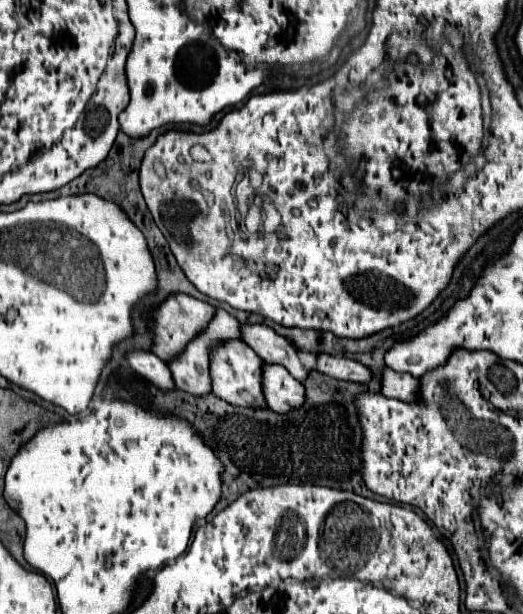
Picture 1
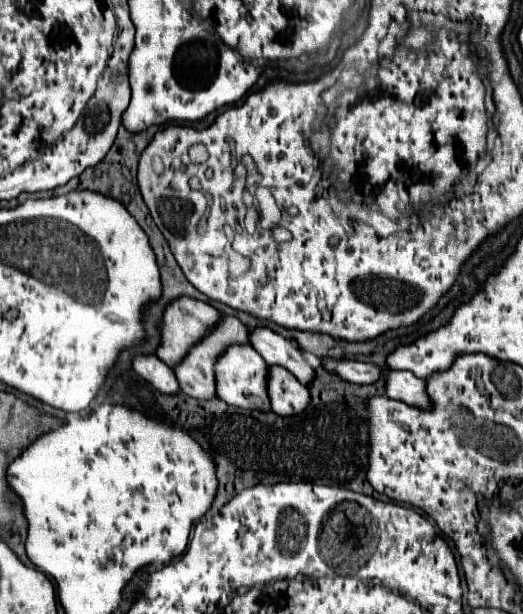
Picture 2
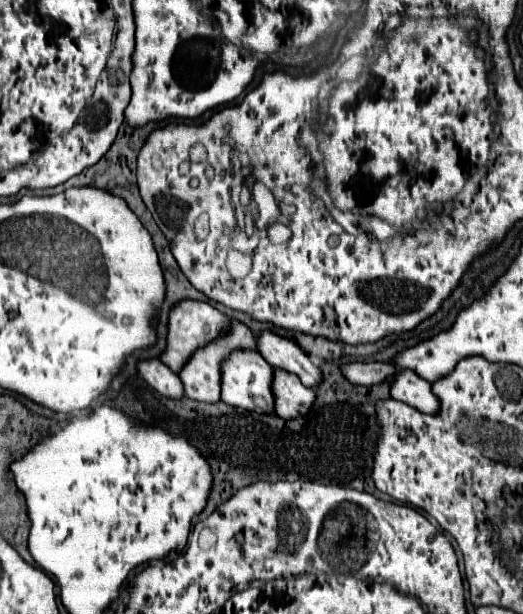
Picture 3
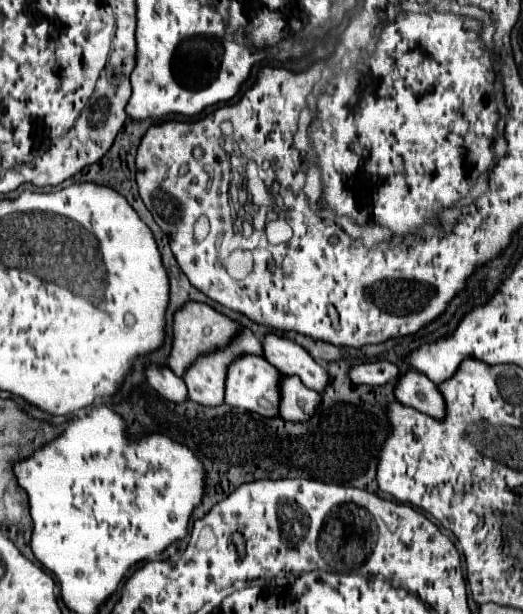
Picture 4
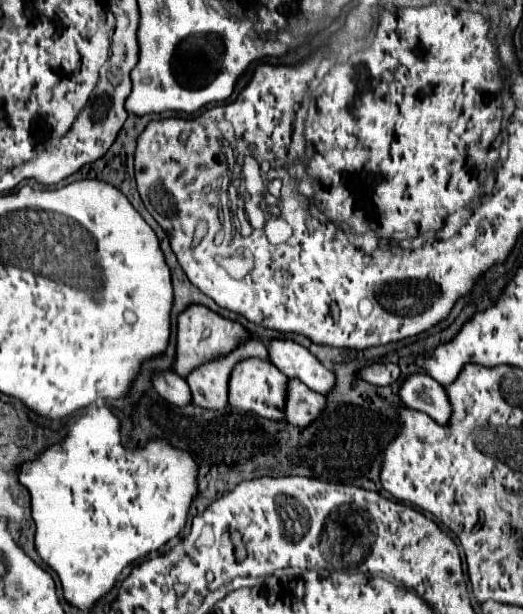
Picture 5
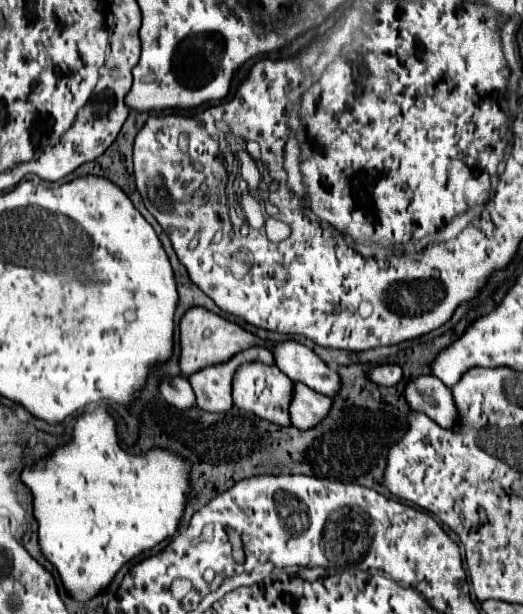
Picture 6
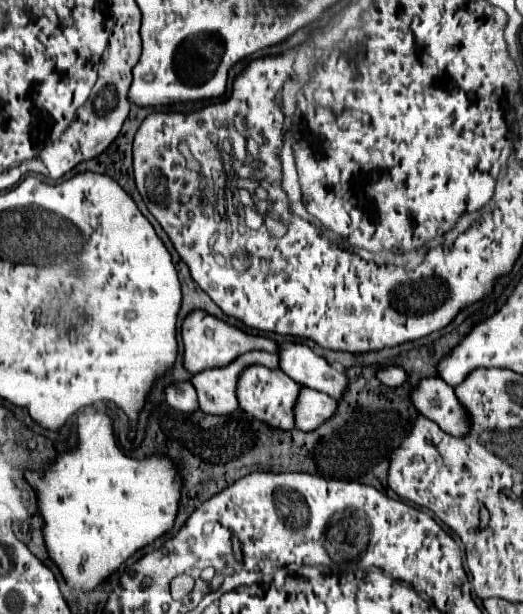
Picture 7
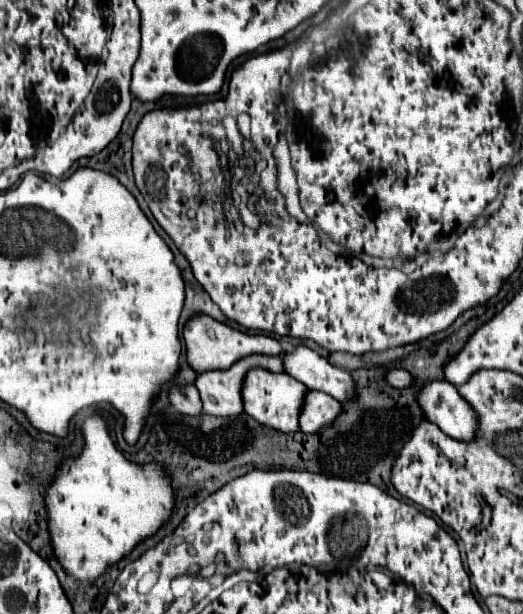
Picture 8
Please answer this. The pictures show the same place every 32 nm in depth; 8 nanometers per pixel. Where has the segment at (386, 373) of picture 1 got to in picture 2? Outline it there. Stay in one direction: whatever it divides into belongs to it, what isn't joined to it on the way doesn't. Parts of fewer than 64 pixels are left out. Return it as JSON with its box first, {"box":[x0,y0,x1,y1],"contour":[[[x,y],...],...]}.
{"box":[386,370,430,408],"contour":[[[386,370],[386,396],[394,400],[402,400],[412,406],[430,408],[430,400],[426,398],[426,386],[420,378],[410,372]]]}

